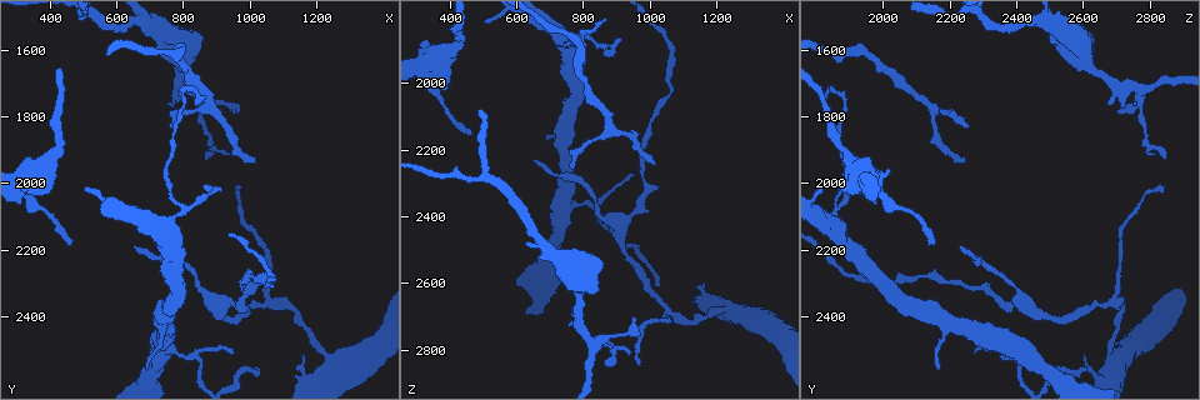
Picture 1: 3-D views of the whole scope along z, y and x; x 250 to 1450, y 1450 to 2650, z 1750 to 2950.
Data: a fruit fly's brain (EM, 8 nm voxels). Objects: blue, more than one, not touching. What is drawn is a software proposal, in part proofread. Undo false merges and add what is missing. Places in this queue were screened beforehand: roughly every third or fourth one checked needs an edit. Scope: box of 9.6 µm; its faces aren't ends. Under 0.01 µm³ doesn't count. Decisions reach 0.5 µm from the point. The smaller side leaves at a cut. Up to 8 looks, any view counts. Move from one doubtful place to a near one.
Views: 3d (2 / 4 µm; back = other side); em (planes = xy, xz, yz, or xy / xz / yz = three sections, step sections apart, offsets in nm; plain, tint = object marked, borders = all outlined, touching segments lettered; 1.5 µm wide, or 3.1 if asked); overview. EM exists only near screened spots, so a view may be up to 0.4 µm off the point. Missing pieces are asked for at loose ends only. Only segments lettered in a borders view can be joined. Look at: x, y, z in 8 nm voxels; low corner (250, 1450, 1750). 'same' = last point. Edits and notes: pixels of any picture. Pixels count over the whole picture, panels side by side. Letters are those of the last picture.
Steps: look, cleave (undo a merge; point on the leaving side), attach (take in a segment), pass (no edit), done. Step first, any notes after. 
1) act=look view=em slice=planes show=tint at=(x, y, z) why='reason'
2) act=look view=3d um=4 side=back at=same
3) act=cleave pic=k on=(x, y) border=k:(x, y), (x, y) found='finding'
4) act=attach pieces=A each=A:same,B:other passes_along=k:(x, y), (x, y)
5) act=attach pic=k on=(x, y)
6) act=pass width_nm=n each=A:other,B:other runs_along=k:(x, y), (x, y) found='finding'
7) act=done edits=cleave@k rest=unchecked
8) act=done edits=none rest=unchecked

act=look view=3d um=4 at=(950, 2510, 2280) why='branch stops here'

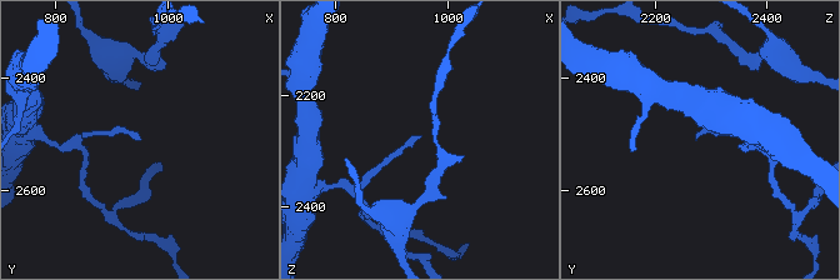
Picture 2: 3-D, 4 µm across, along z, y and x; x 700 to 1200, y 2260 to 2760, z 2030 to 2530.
act=look view=em slice=planes show=plain at=(950, 2505, 2275) why='need the tissue'

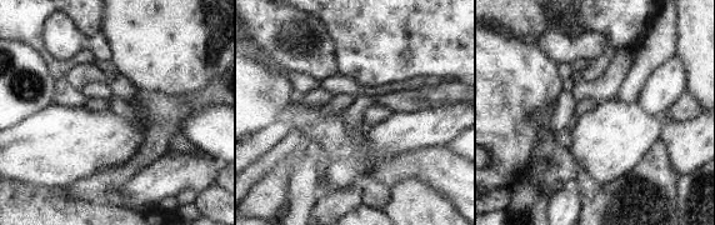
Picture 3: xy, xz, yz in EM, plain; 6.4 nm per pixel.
act=look view=em slice=planes show=borders at=same why='see the neighbours'

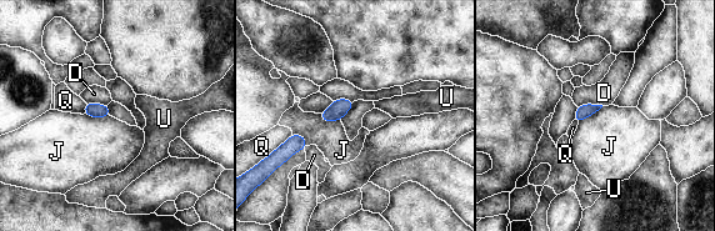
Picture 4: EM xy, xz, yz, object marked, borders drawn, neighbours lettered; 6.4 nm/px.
act=pass longest_contact=J:170nm each=D:other,J:other,Q:other,U:other found='no lettered segment goes on from it'

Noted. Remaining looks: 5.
act=look view=em slice=planes show=borders at=(970, 2300, 2230) why='narrows sharply'

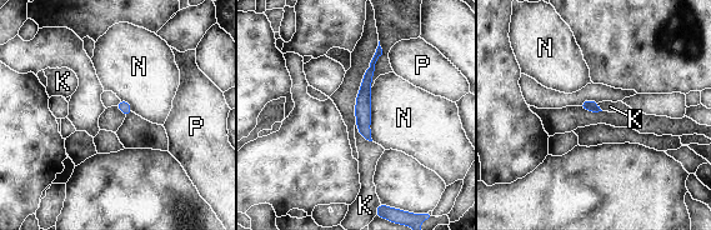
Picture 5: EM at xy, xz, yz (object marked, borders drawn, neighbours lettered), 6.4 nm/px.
act=pass each=K:other,N:other,P:other border=5:(356, 124), (357, 131), (371, 141) found='all the same neuron'

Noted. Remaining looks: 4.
act=look view=em slice=planes show=tint at=(1010, 1930, 2240) why='tapers out'

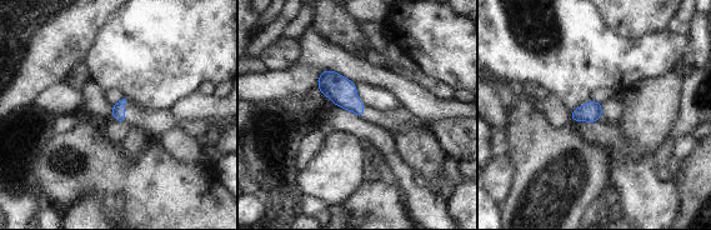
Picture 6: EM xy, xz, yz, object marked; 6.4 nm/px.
act=look view=em slice=planes show=borders at=same why='what lies round it'

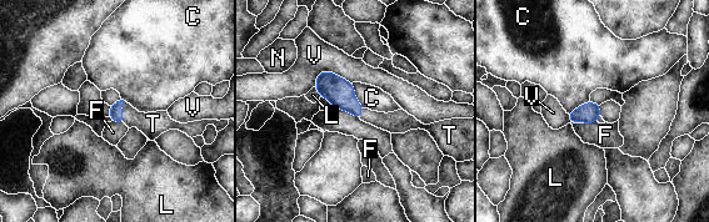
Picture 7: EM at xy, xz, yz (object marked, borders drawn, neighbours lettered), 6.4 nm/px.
act=attach pieces=T each=C:other,F:other,L:other,N:other,T:same,V:other passes_along=7:(115, 109), (120, 112), (153, 124) found='the neuron continues'

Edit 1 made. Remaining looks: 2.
act=done edits=attach@7 rest=unchecked

